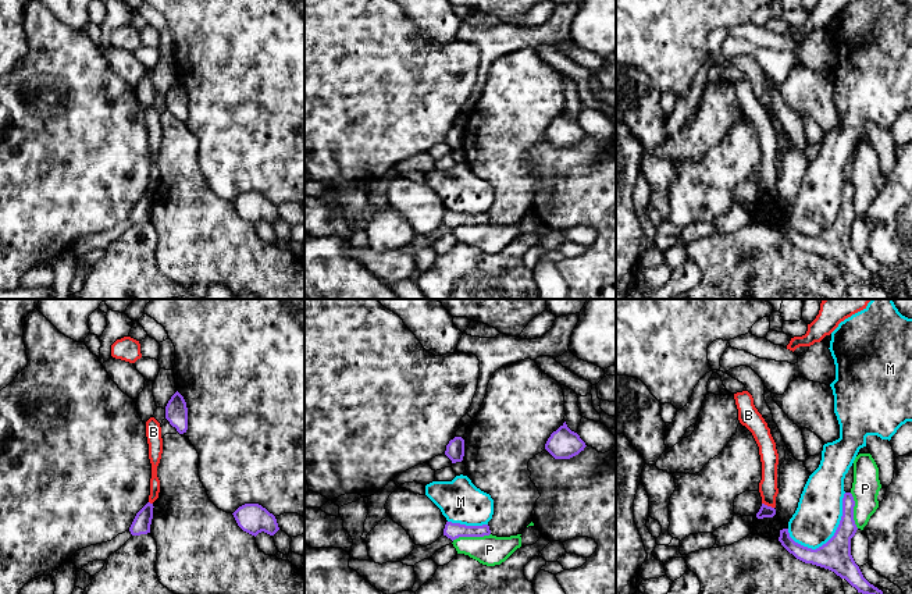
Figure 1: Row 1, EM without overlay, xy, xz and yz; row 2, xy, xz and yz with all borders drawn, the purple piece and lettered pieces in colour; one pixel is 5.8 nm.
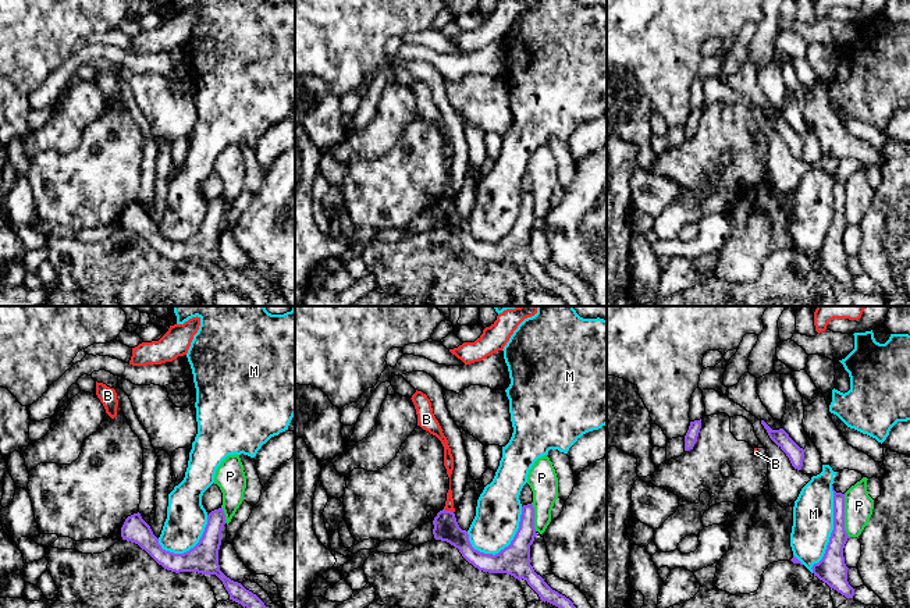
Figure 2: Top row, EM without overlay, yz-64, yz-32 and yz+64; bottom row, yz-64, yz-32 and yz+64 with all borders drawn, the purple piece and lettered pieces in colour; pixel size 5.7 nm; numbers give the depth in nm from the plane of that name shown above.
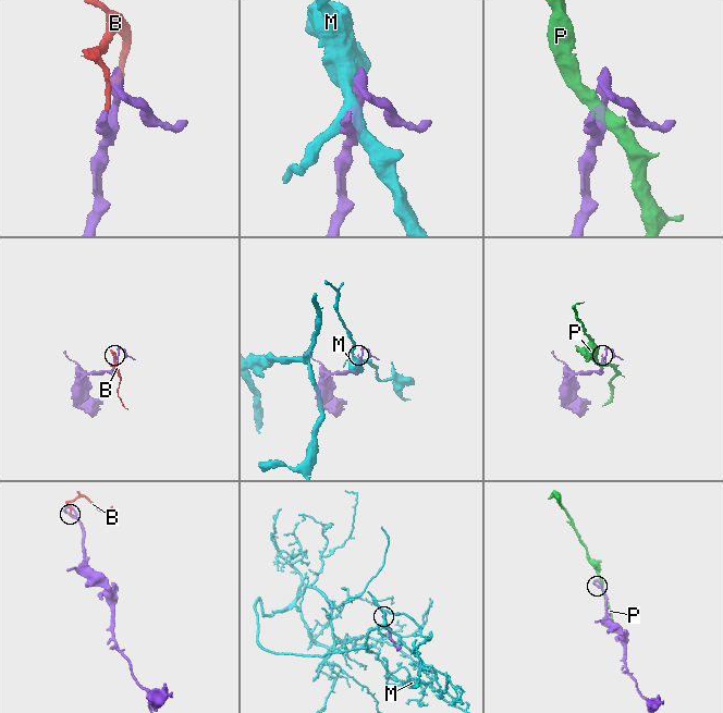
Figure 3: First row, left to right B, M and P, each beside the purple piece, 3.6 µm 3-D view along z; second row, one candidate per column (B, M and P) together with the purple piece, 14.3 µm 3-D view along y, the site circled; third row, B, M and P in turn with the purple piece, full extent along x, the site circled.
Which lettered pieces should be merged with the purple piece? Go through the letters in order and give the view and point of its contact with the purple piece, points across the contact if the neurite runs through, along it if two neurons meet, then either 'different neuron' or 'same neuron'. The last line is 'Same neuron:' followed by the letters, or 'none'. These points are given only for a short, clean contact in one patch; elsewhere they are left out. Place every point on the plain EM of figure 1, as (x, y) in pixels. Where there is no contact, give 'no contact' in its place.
B: meets purple in yz at (766, 194); border along yz (762, 191), (773, 196); different neuron
M: meets purple in yz at (833, 224); different neuron
P: meets purple in xz at (470, 224); border along xz (490, 221), (452, 228); different neuron
Same neuron: none

